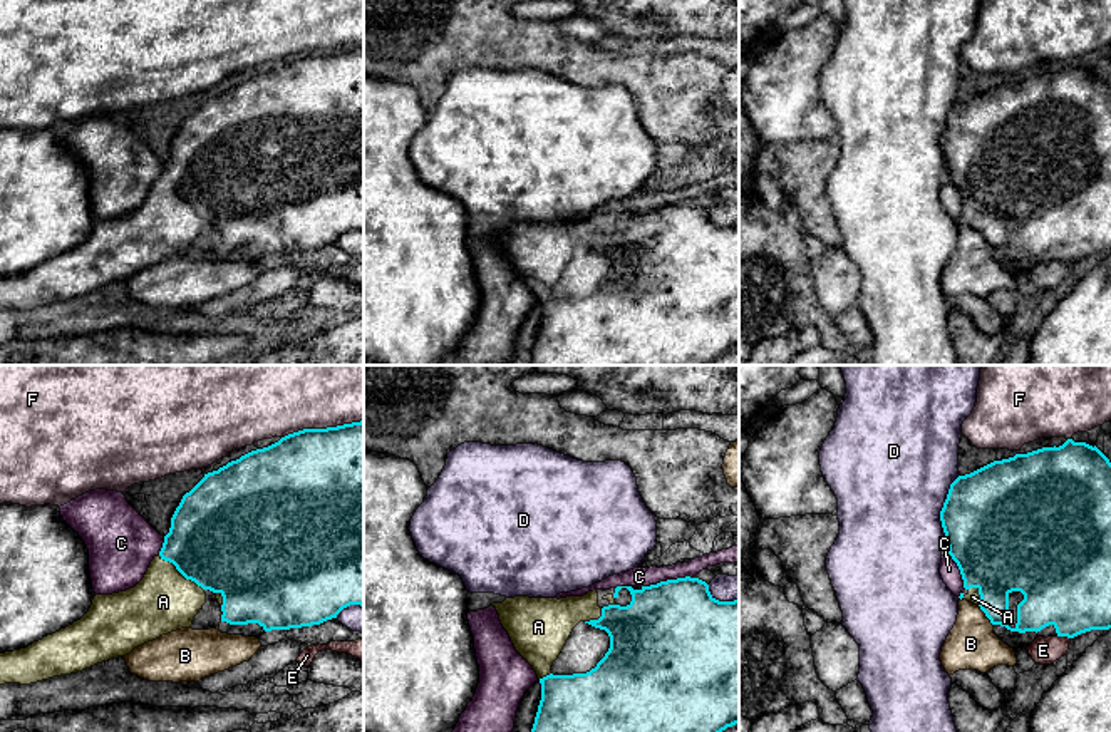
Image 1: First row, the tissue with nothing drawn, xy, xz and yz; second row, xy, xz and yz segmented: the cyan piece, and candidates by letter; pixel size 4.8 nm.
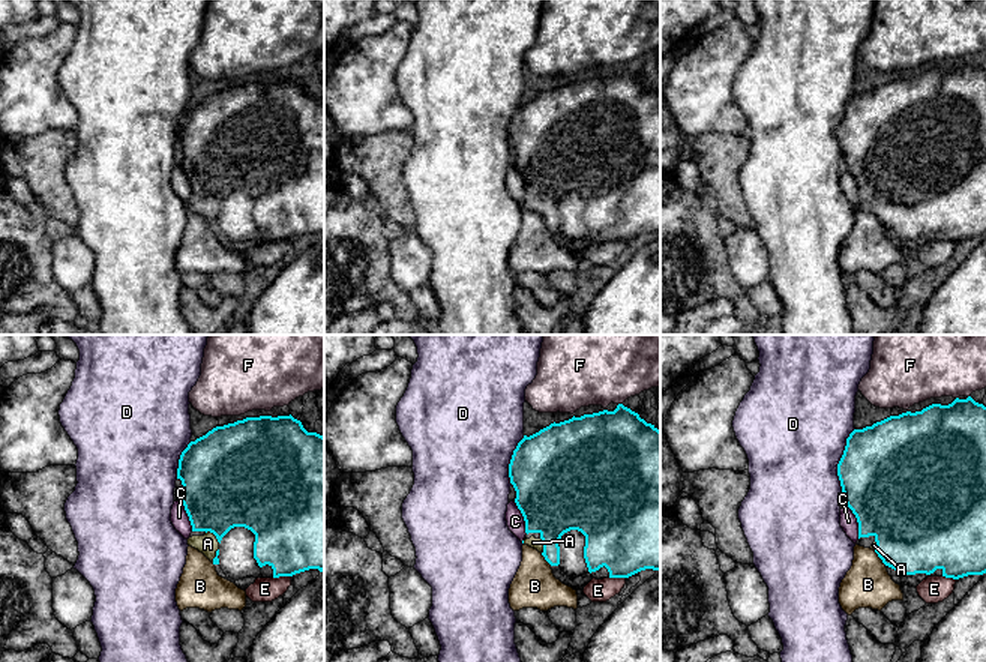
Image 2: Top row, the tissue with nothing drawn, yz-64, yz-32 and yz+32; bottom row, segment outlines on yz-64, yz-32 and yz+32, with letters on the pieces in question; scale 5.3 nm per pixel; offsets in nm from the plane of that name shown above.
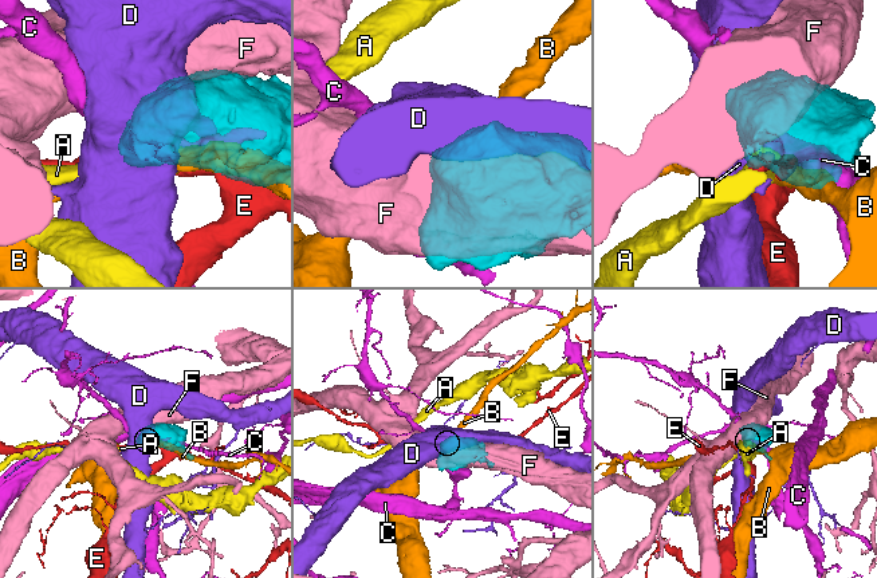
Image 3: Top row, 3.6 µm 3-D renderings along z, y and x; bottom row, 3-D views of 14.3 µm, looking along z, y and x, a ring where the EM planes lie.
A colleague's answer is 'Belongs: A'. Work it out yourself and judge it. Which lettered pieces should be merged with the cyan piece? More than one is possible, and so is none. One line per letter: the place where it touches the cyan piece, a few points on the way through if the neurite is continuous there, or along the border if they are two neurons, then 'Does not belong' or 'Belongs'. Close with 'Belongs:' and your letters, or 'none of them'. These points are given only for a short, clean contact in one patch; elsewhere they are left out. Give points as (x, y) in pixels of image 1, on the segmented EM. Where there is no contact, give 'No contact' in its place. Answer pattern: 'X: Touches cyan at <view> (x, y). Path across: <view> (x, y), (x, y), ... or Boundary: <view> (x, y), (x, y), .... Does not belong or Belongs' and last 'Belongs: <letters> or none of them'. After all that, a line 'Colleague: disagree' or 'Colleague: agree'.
A: Touches cyan at xy (181, 573). Belongs
B: Touches cyan at yz (986, 615). Boundary: yz (977, 605), (992, 625). Does not belong
C: Touches cyan at xz (667, 580). Does not belong
D: Touches cyan at yz (942, 510). Does not belong
E: Touches cyan at yz (1064, 635). Does not belong
F: Touches cyan at xy (322, 429). Does not belong
Belongs: A
Colleague: agree

